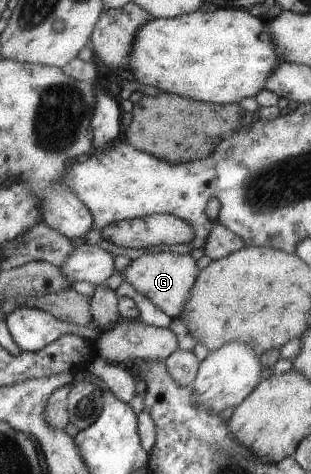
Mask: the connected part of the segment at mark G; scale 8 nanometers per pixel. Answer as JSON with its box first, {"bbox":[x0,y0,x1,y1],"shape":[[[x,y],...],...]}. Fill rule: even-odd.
{"bbox":[121,252,200,318],"shape":[[[173,252],[144,253],[121,272],[123,281],[130,283],[142,293],[153,305],[162,309],[172,318],[179,318],[185,309],[185,304],[190,294],[190,289],[196,283],[196,277],[200,274],[197,261],[189,254],[176,254]]]}

